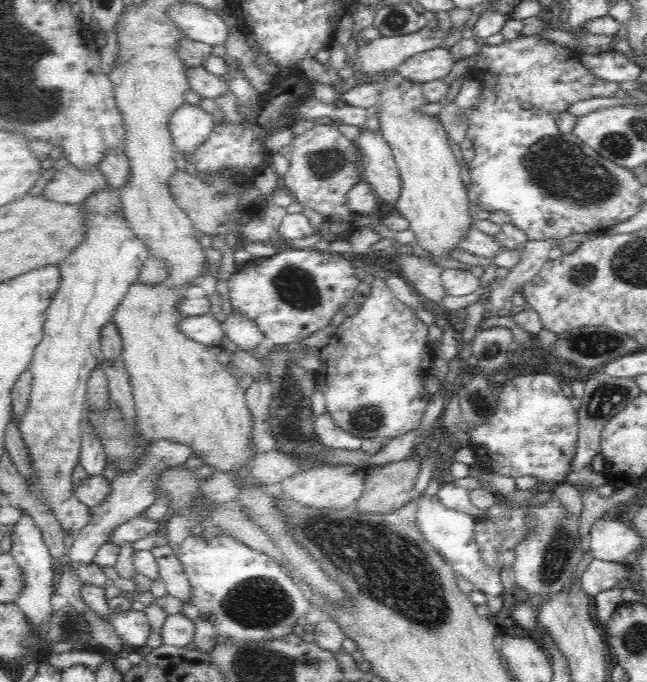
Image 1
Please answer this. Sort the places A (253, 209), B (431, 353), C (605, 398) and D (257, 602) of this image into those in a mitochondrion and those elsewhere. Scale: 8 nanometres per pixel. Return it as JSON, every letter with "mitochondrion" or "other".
{"A":"other","B":"other","C":"mitochondrion","D":"mitochondrion"}

